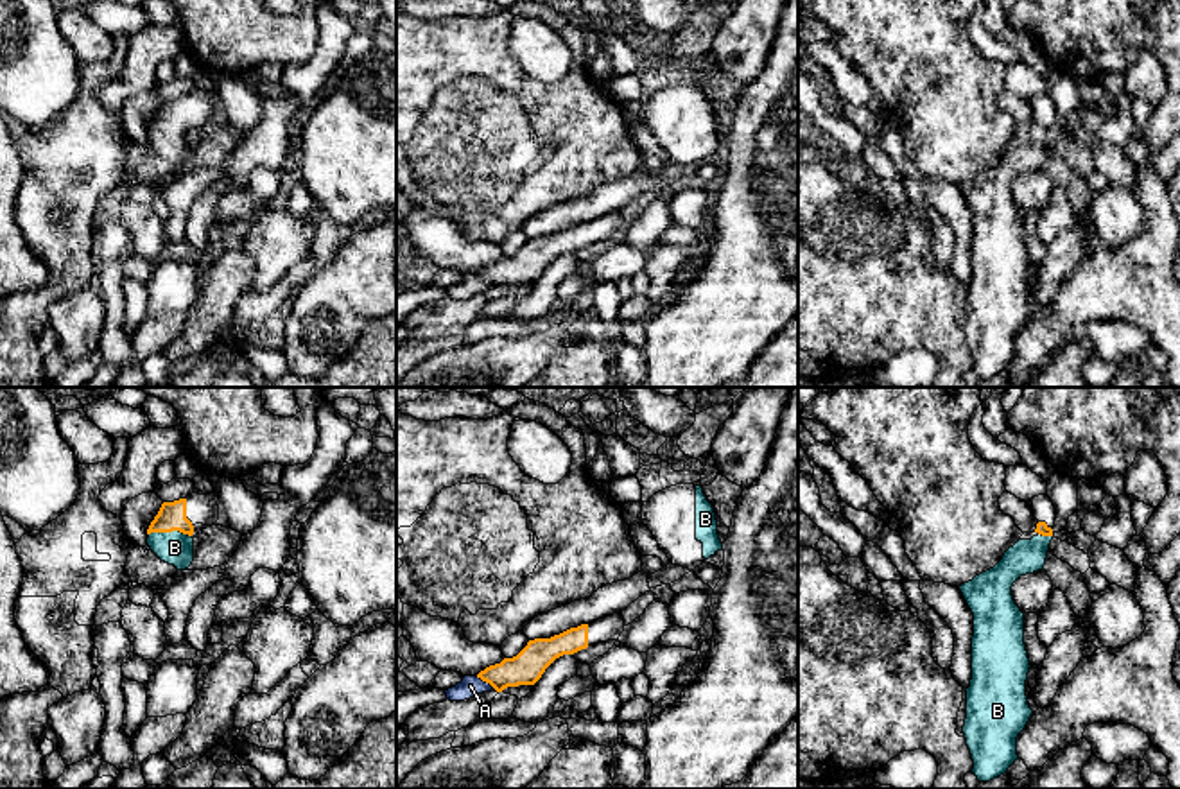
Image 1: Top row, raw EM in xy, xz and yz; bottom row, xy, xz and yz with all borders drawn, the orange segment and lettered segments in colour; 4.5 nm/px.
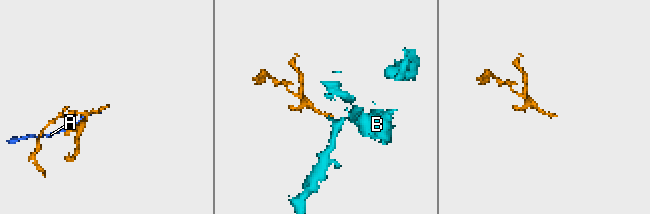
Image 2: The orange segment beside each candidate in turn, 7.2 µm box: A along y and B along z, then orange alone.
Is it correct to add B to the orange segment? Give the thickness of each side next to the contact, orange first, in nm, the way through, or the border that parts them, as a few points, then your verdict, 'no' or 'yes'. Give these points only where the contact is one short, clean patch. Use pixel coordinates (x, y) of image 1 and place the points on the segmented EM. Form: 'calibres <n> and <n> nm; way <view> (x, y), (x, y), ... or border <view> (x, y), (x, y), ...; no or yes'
calibres 130 and 150 nm; way xy (171, 517), (171, 531), (174, 547); yes

